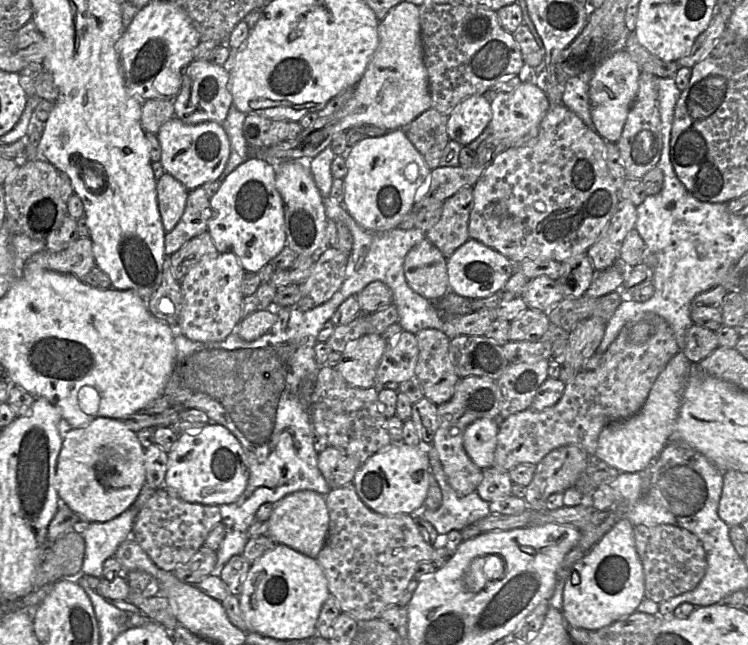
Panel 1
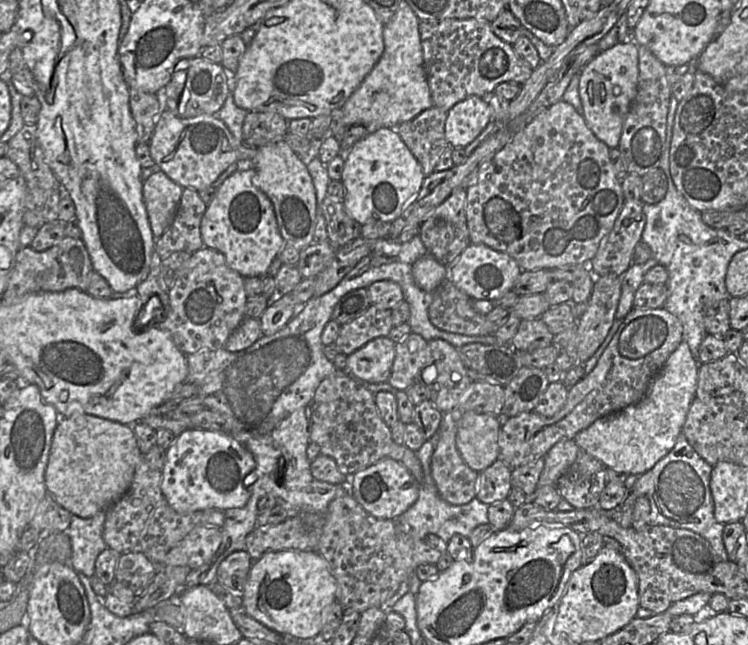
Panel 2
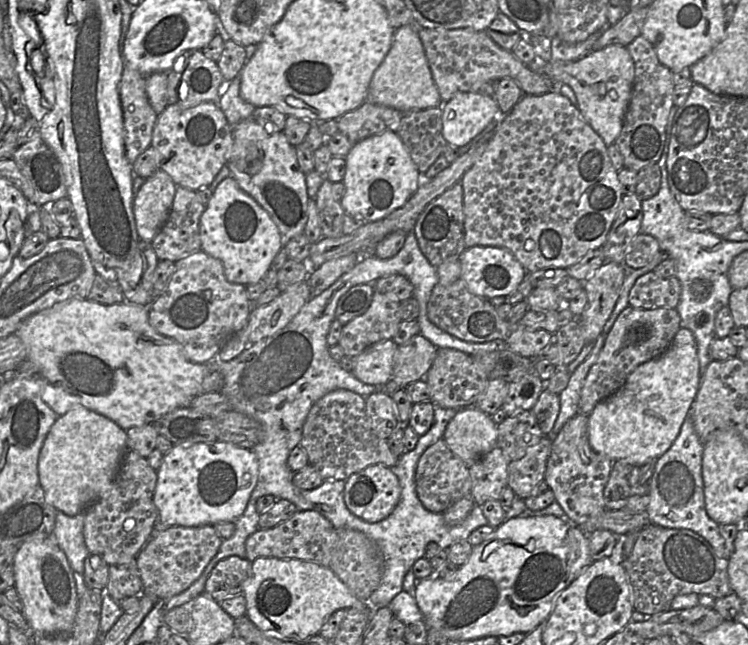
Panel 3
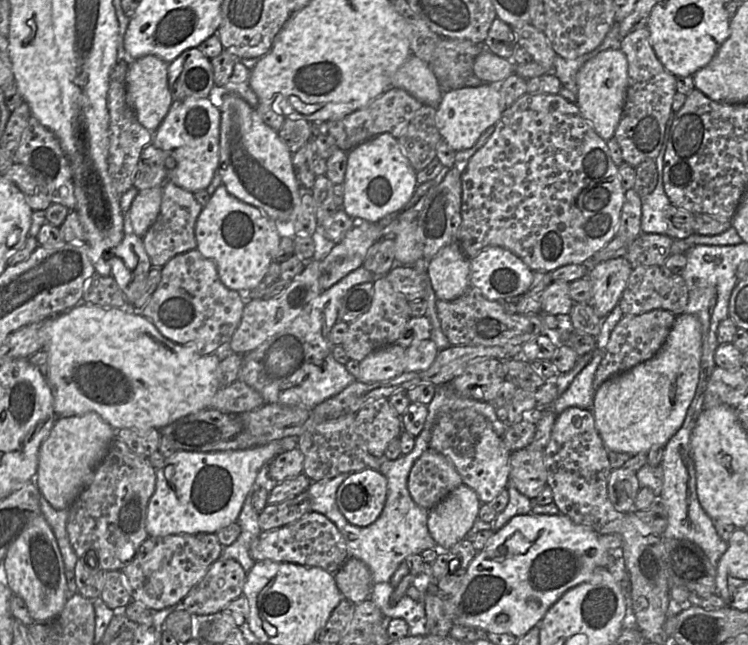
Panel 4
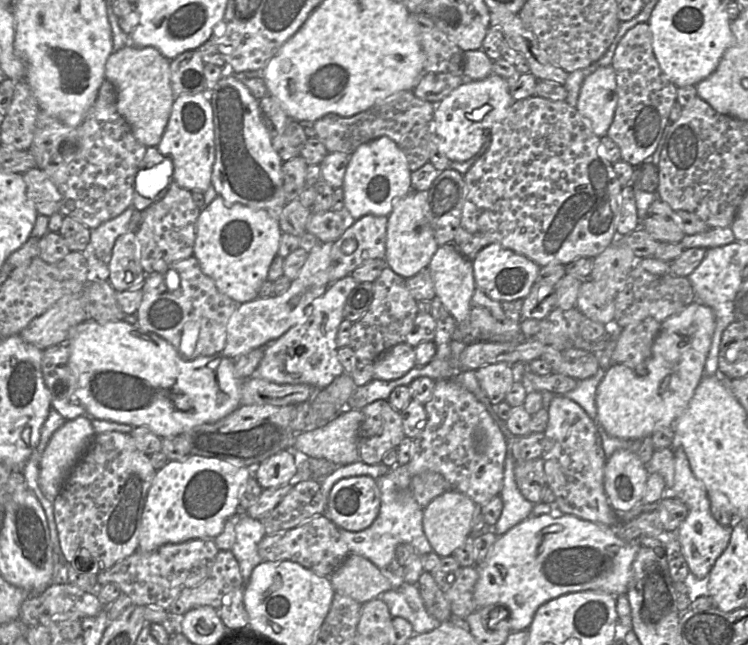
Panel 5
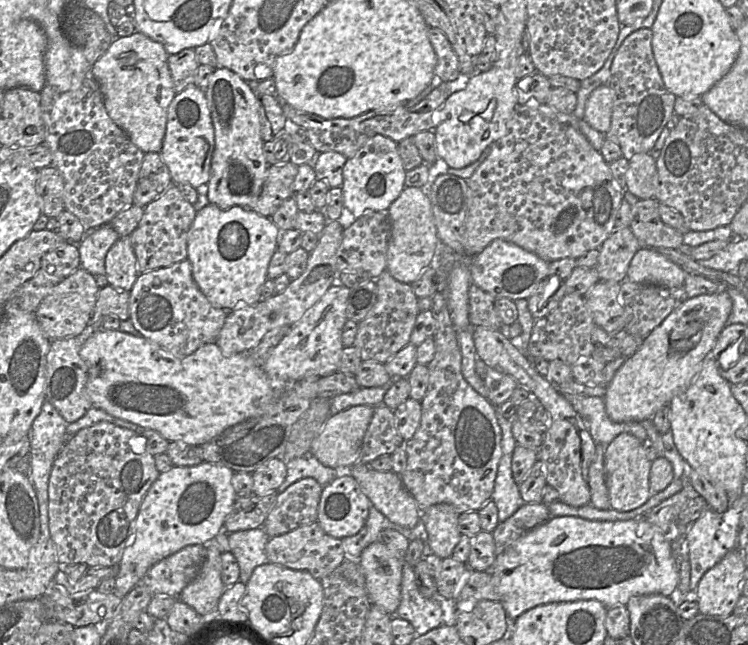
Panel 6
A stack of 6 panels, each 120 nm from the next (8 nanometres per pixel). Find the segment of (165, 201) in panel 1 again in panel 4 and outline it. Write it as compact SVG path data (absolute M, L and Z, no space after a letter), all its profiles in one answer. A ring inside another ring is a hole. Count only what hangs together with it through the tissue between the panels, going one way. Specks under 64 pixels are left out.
M162 186L138 192L130 209L124 215L125 233L130 231L143 237L156 221L162 201Z

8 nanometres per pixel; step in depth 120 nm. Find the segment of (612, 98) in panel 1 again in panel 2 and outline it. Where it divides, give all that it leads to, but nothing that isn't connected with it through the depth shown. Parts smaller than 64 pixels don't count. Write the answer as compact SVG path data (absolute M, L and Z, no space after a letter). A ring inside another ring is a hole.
M633 39L618 42L599 52L580 71L579 95L583 105L583 117L595 136L610 149L618 147L624 121L637 95L638 46Z

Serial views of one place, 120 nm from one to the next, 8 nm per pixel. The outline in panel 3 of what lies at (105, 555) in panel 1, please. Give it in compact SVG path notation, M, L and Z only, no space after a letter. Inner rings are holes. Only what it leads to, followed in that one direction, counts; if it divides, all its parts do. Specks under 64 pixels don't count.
M55 509L55 527L52 538L65 553L73 571L83 575L84 561L90 554L83 534L85 513L69 516Z

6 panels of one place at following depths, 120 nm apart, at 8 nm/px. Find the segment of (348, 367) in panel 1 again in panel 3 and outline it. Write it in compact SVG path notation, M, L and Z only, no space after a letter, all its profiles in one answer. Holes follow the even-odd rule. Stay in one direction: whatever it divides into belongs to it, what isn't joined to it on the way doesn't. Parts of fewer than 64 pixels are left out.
M392 339L371 345L355 357L351 373L365 384L386 385L392 378L397 349L398 345Z

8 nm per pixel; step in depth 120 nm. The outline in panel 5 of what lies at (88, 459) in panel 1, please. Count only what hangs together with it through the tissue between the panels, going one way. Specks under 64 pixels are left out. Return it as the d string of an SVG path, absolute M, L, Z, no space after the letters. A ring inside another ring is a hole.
M83 415L76 419L65 421L64 424L54 432L41 456L39 466L39 485L44 495L50 499L52 503L63 490L70 473L87 451L94 436L96 435L96 432L92 427L91 419L96 418L90 418L87 415Z

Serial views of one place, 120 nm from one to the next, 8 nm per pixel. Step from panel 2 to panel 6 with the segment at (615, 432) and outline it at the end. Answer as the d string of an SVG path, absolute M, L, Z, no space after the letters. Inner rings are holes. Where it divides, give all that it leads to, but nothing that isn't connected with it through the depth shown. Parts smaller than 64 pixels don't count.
M725 289L716 293L702 294L686 299L675 308L664 321L657 326L643 341L640 348L631 357L626 358L617 370L604 395L605 409L608 417L617 423L642 422L651 419L663 406L669 405L671 399L685 391L694 381L706 356L712 354L717 339L727 325L732 311L732 300Z

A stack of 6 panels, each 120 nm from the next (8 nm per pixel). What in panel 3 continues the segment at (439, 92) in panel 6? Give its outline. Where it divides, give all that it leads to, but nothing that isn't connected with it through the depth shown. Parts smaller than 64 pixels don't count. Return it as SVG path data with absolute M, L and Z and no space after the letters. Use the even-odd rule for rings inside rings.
M364 102L337 119L339 131L354 145L385 131L397 132L405 113L391 107Z

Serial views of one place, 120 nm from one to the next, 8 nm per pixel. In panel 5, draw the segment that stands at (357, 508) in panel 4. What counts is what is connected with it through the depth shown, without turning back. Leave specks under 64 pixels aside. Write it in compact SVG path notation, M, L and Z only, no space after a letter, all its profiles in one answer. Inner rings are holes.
M353 476L339 480L332 488L326 515L339 528L360 532L377 518L381 491L377 479Z

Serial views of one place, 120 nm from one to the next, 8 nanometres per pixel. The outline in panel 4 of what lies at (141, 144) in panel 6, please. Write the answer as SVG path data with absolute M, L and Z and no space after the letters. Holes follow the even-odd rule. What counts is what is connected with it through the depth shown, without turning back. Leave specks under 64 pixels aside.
M146 55L129 62L125 79L126 102L139 123L151 132L158 129L174 101L168 88L168 65L155 55Z

